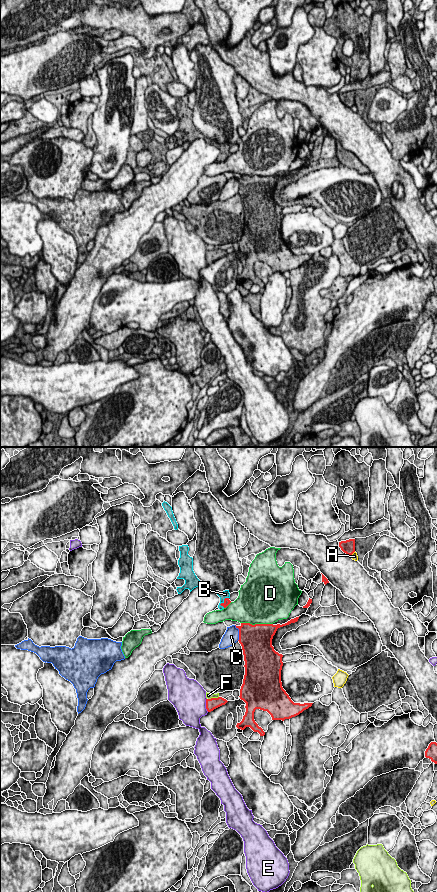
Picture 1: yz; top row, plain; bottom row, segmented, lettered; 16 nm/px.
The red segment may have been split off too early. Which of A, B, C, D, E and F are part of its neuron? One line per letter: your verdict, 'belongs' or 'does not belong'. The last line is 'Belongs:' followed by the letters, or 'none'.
A: does not belong
B: belongs
C: does not belong
D: does not belong
E: does not belong
F: does not belong
Belongs: B

